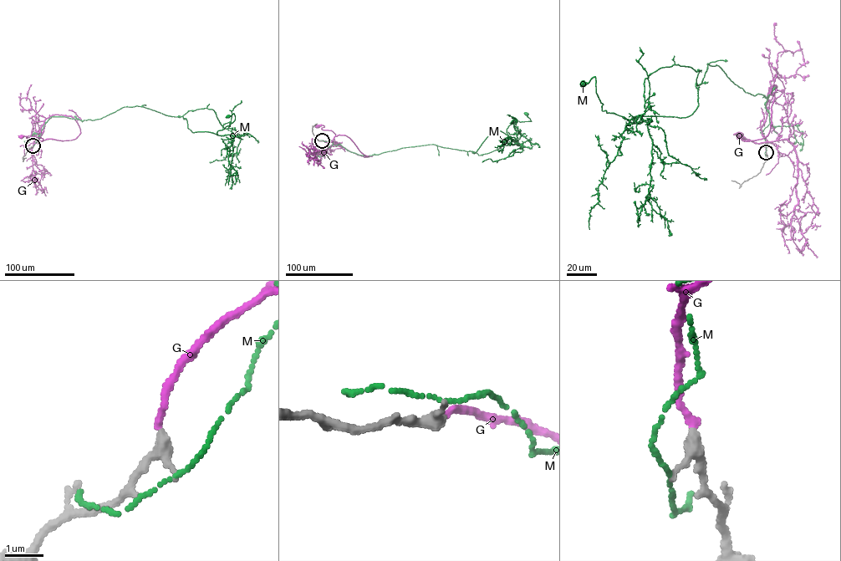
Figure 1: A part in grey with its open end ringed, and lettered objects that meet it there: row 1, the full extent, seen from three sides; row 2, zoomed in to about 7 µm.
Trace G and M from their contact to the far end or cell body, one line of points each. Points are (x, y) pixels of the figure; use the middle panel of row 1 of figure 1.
G: (322, 140), (328, 144), (335, 134), (331, 130), (322, 130), (323, 125), (318, 125)
M: (322, 140), (362, 155), (432, 144), (475, 153), (492, 132), (507, 135), (513, 122), (531, 121), (527, 114)

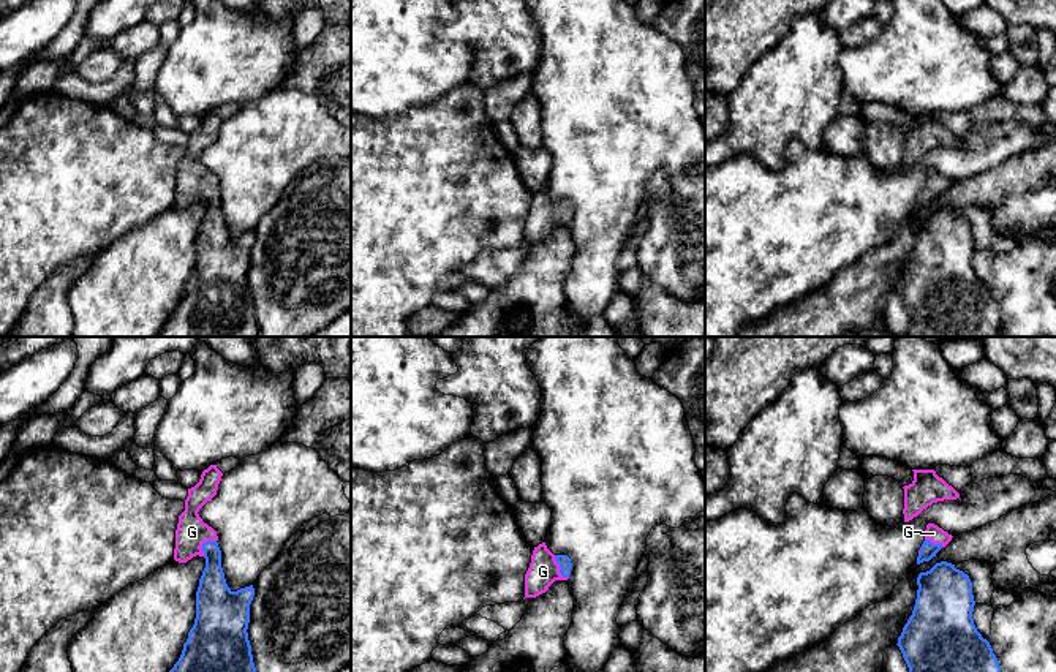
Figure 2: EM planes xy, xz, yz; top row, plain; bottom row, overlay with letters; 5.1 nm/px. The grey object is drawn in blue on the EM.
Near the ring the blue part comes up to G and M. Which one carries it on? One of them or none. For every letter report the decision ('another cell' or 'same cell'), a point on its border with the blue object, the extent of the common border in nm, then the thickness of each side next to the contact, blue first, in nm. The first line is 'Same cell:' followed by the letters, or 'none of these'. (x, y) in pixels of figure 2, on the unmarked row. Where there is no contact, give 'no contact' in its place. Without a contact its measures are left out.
Same cell: G
G: same cell | xz (560, 212) | 140 nm | 70/150 nm
M: another cell | no contact

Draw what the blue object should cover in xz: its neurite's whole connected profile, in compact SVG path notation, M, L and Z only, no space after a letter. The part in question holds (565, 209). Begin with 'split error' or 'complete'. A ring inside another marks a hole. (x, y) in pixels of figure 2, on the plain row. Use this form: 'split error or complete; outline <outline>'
split error; outline M545 188L534 193L530 213L525 220L525 244L536 244L549 236L555 226L568 226L571 221L571 204L553 201Z

